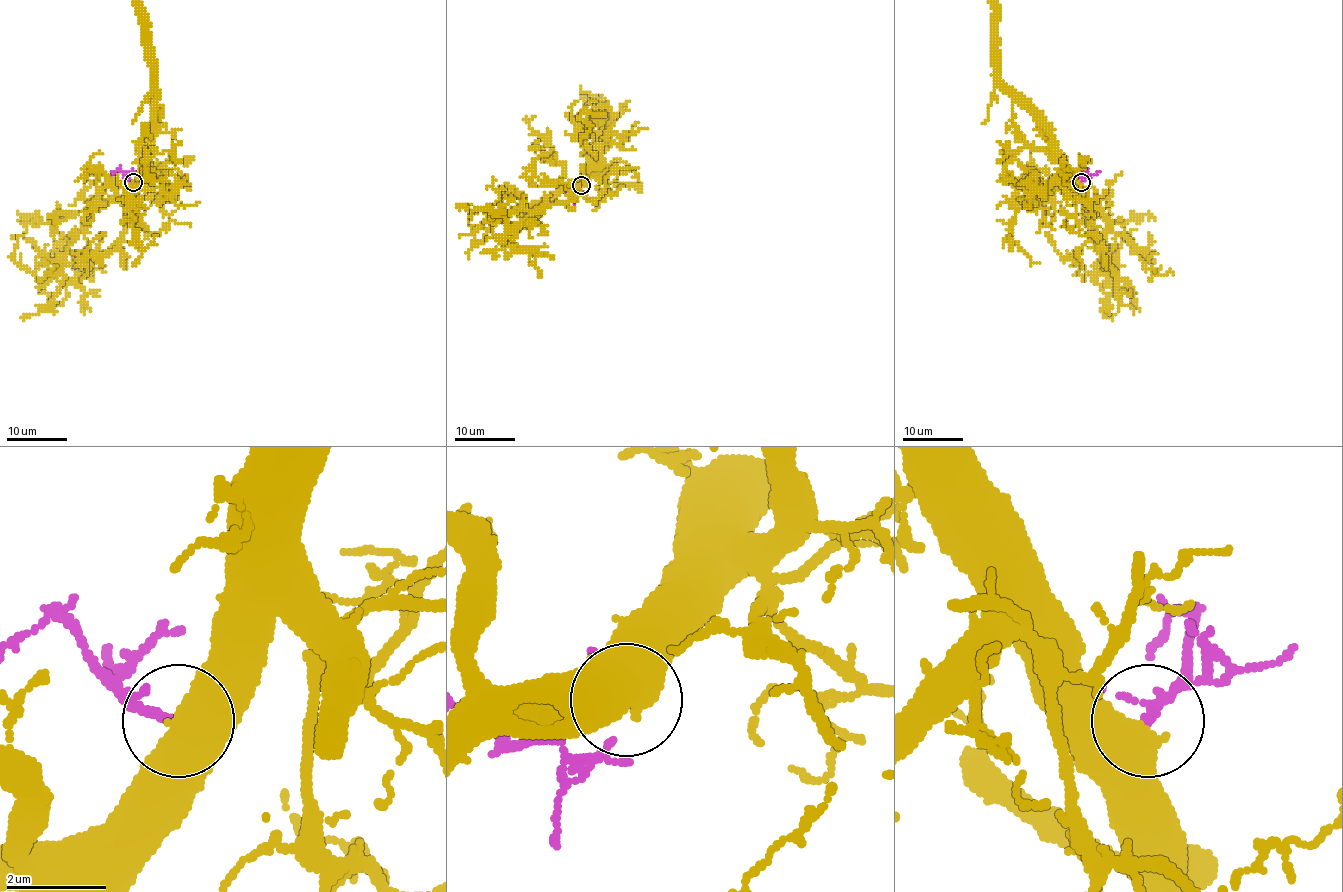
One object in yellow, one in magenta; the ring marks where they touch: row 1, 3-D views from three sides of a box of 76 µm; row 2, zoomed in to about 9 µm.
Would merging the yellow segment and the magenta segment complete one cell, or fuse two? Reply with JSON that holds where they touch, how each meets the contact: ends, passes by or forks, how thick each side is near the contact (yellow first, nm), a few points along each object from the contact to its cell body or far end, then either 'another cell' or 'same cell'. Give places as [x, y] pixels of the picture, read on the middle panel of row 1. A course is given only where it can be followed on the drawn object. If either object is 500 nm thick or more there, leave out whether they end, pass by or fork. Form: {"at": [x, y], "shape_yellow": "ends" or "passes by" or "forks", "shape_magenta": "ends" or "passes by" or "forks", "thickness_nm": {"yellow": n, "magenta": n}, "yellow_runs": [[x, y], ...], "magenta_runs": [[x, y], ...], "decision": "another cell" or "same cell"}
{"at": [581, 185], "thickness_nm": {"yellow": 700, "magenta": 140}, "decision": "same cell"}

